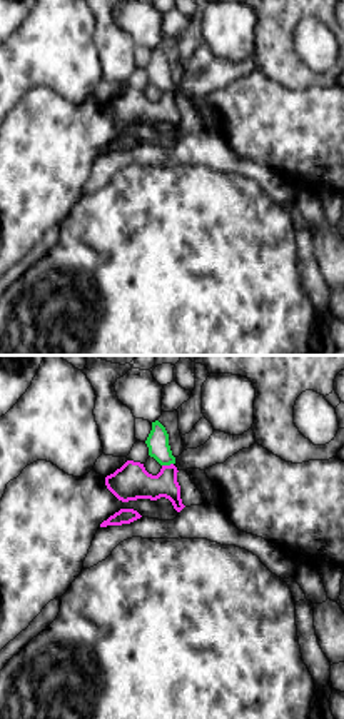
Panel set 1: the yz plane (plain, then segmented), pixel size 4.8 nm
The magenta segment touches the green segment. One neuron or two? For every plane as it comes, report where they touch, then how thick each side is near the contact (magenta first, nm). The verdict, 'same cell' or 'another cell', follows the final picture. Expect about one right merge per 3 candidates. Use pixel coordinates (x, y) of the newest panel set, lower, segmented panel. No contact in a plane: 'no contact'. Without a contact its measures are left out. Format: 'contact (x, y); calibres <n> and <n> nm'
contact (167, 466); calibres 170 and 110 nm

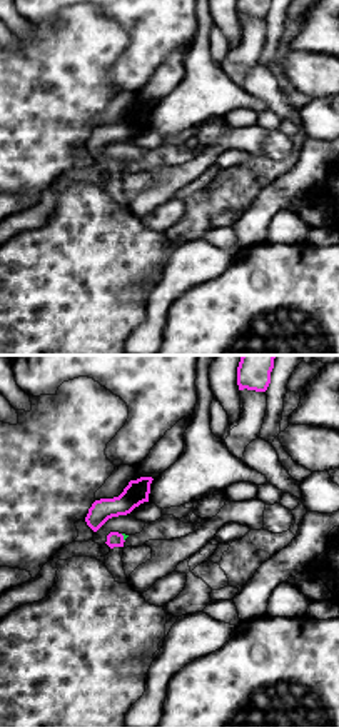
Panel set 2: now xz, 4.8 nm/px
contact (122, 537); calibres 80 and 20 nm

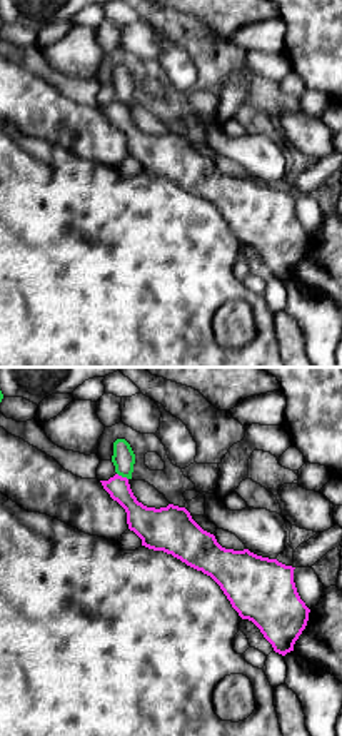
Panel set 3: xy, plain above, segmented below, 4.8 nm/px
contact (120, 476); calibres 150 and 110 nm

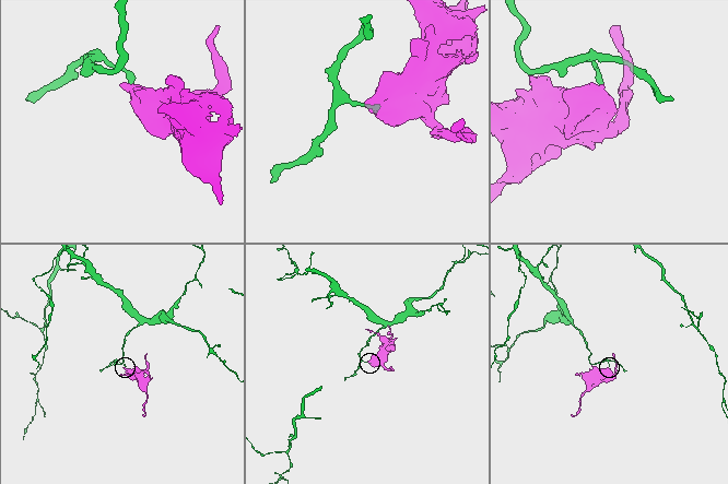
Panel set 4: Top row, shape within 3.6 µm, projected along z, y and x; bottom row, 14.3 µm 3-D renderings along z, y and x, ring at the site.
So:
another cell

